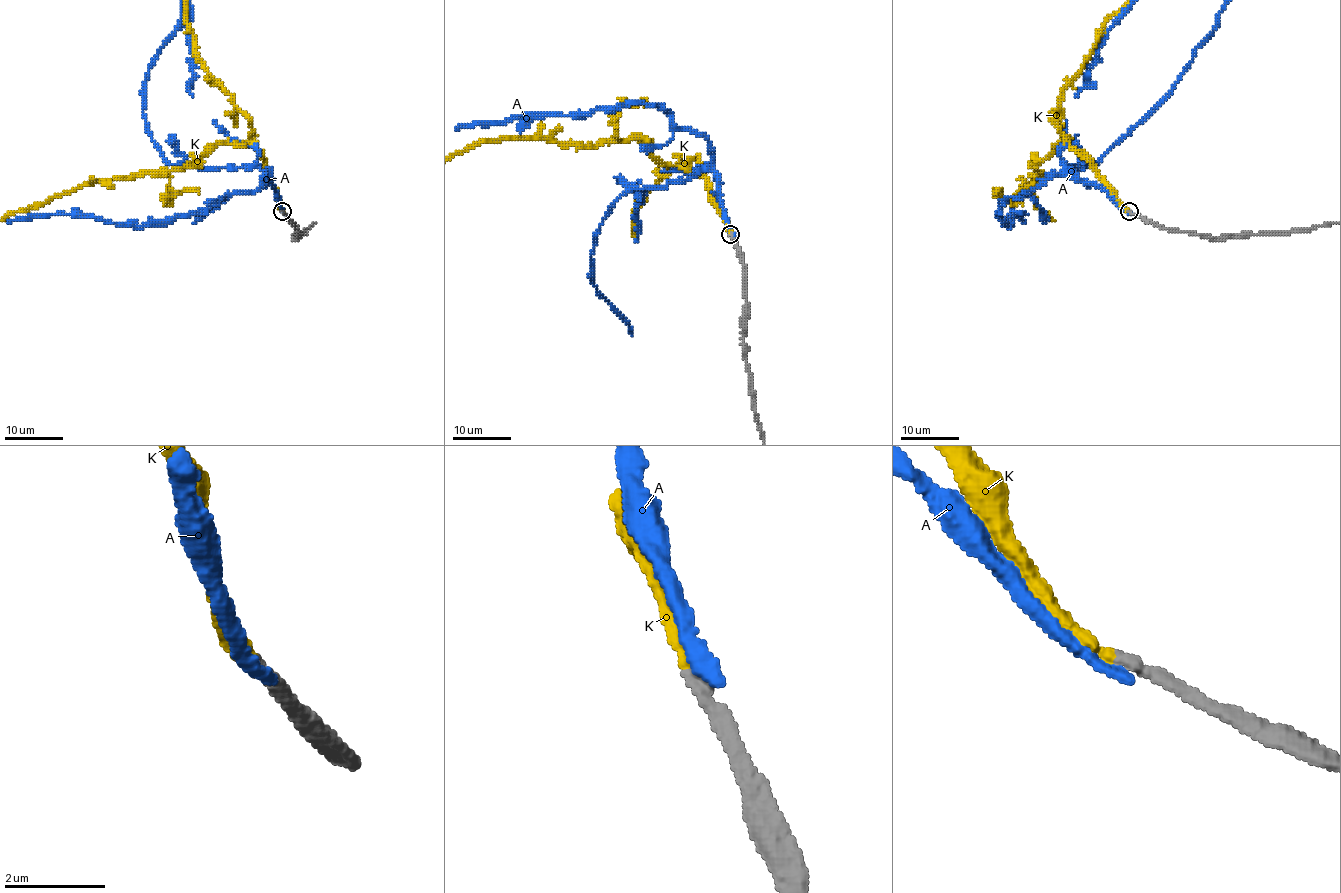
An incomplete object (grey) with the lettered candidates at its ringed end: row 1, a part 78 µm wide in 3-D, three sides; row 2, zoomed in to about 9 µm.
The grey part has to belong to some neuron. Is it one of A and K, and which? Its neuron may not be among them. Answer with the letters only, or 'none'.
K

